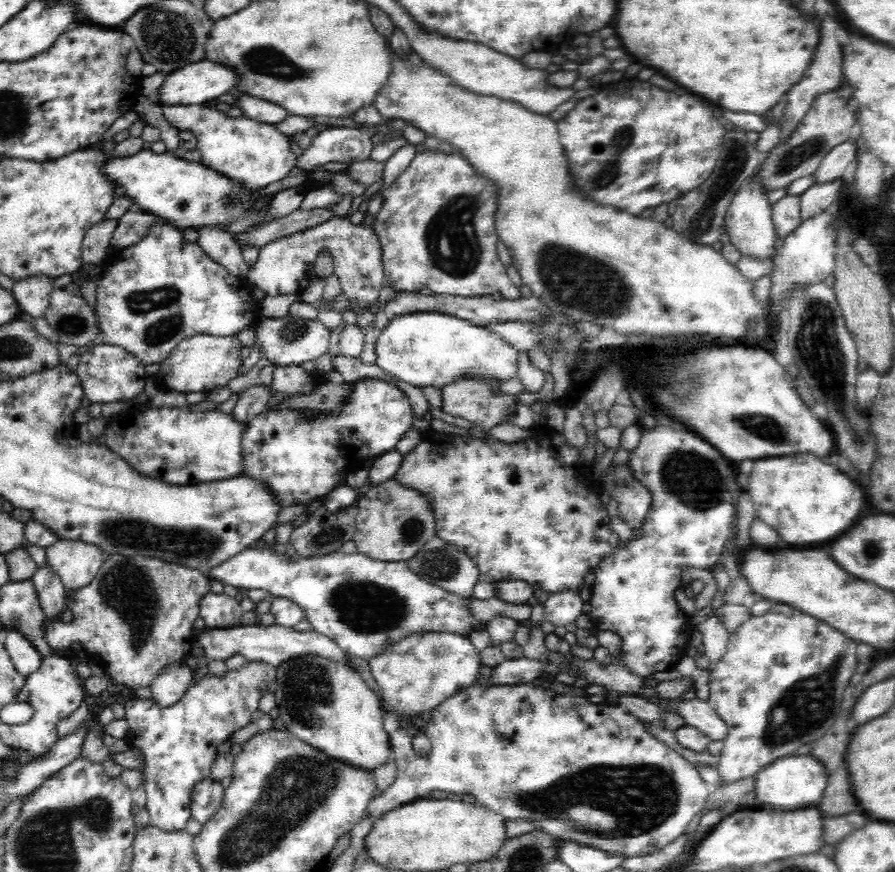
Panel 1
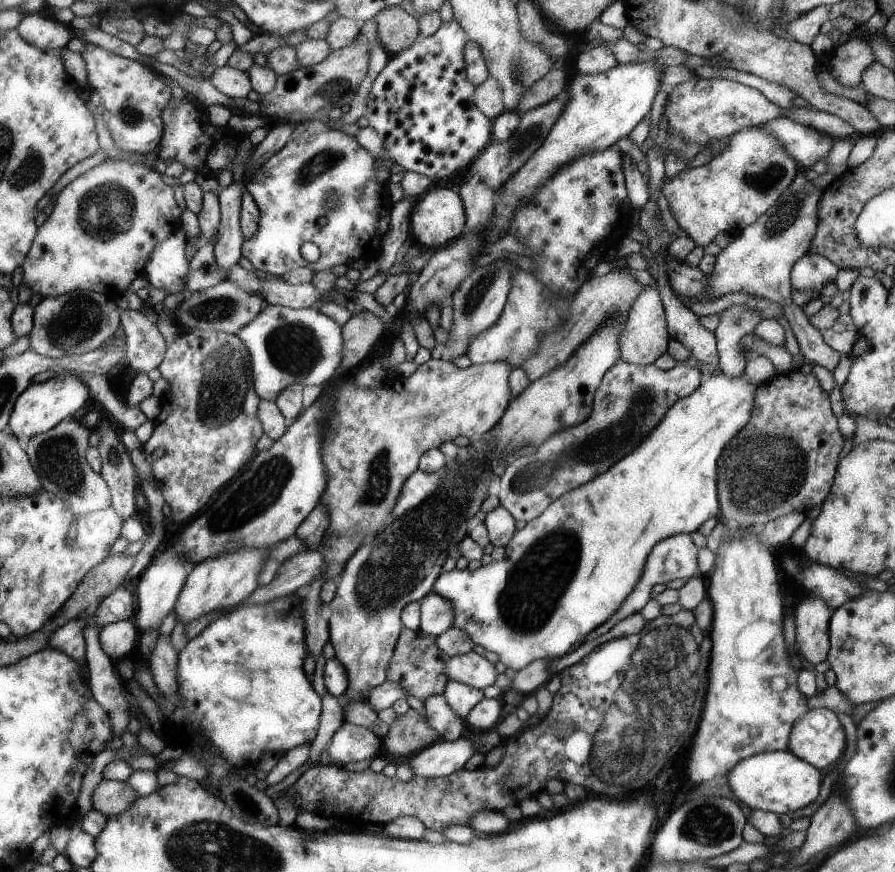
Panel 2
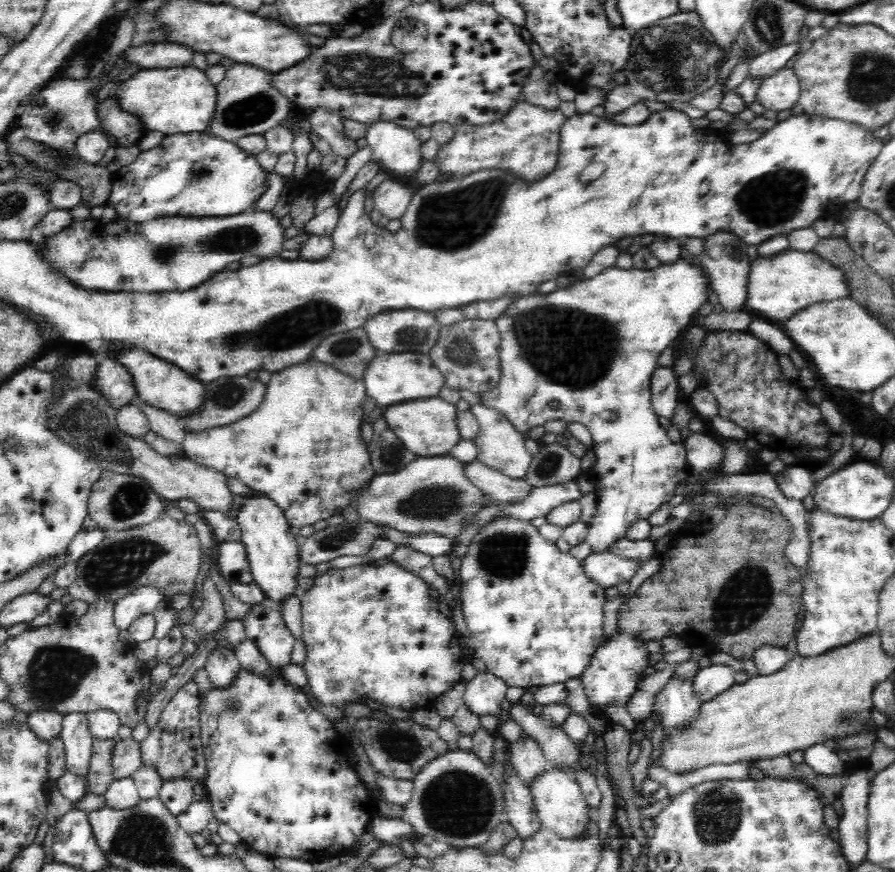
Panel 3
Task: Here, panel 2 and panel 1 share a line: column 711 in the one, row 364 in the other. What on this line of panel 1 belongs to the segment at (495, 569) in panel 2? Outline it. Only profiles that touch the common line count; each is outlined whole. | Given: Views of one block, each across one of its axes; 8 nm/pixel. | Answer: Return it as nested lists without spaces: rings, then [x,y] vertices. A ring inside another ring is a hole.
[[[412,312],[390,318],[390,323],[384,326],[376,341],[375,364],[412,386],[433,386],[440,389],[461,379],[488,379],[501,382],[510,380],[517,374],[519,352],[491,329],[438,312]]]

